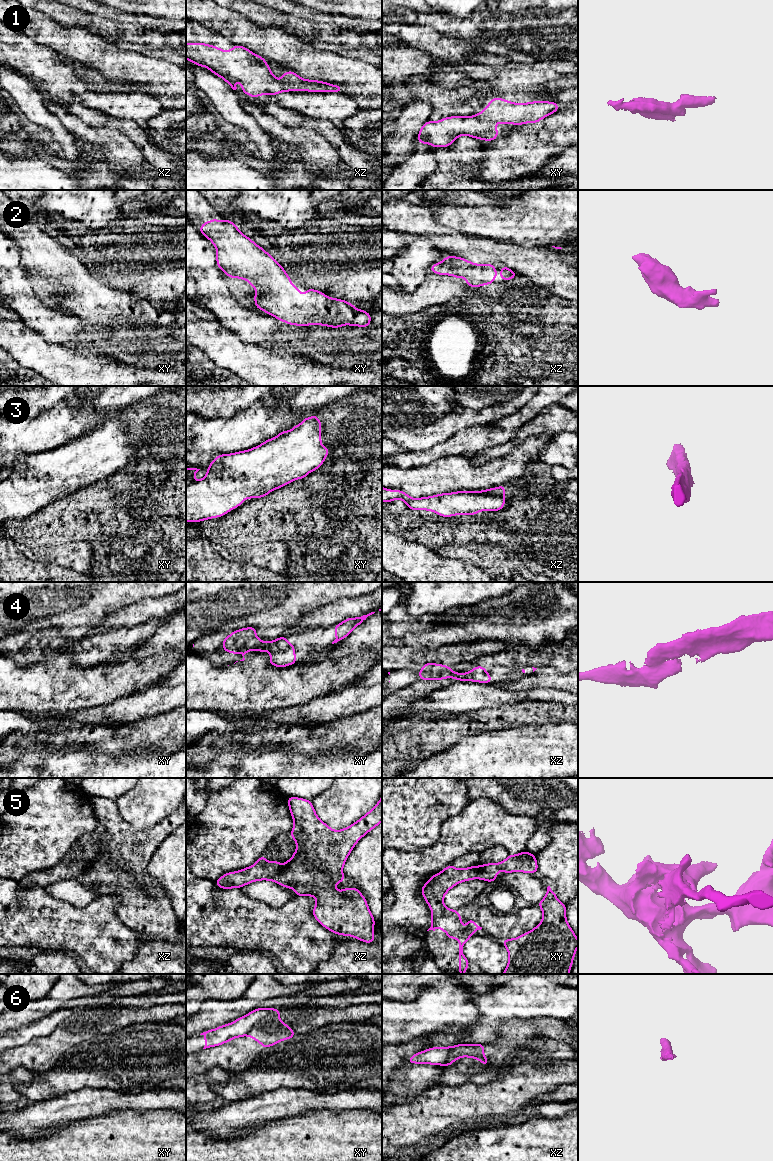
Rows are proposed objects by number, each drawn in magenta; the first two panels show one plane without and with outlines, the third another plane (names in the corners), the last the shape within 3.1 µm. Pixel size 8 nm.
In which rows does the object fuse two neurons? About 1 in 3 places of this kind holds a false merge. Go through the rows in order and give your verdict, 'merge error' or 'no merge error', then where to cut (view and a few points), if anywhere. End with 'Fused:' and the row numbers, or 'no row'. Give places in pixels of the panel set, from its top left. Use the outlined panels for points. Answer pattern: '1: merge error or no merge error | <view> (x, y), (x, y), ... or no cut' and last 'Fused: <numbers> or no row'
1: merge error | xy (475, 115), (480, 120), (492, 123)
2: no merge error | no cut
3: no merge error | no cut
4: no merge error | no cut
5: no merge error | no cut
6: merge error | xy (277, 1019), (255, 1025), (246, 1034)
Fused: 1, 6

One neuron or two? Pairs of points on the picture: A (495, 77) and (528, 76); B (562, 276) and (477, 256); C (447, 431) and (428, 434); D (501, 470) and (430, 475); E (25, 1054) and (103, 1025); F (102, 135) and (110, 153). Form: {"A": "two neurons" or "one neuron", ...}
{"A": "one neuron", "B": "one neuron", "C": "one neuron", "D": "one neuron", "E": "one neuron", "F": "one neuron"}

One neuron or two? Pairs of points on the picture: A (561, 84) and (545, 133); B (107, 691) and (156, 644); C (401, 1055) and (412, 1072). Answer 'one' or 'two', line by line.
A: two
B: two
C: two

